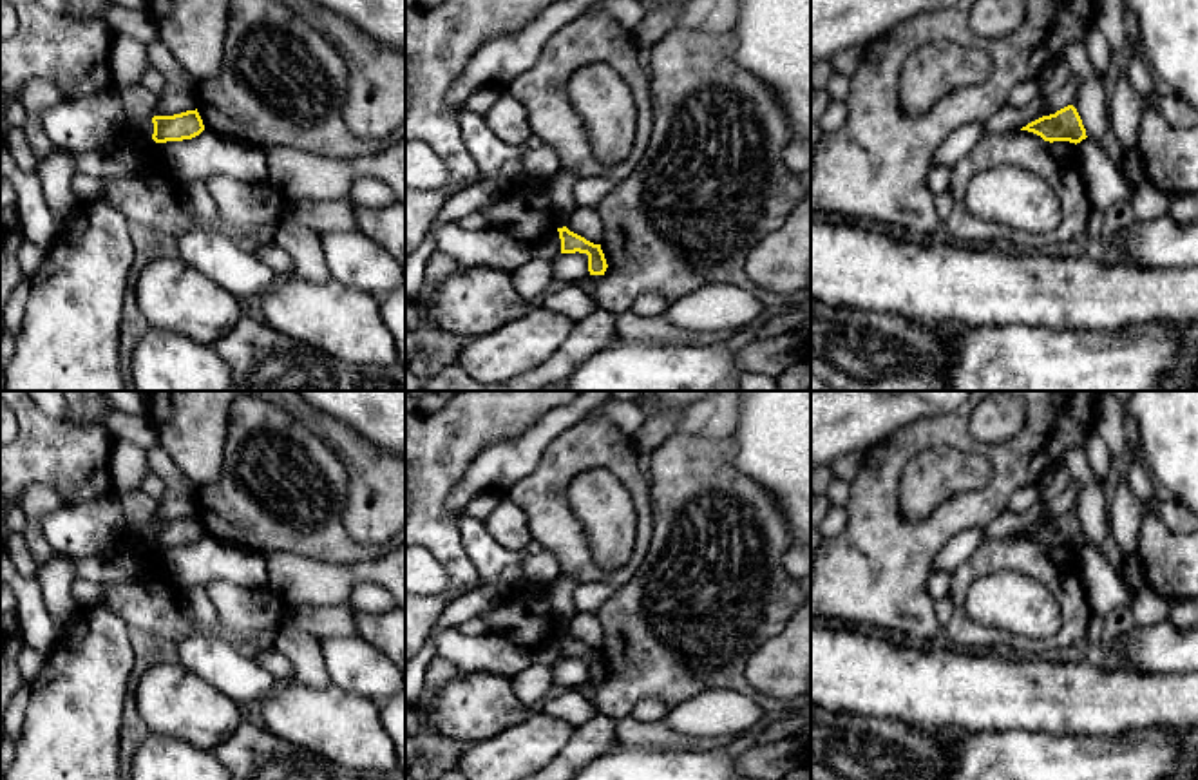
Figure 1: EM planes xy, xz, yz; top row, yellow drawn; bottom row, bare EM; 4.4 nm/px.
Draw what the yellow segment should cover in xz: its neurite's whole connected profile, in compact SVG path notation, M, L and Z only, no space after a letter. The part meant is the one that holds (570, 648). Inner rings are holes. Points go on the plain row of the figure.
M566 632L557 633L561 644L561 659L586 659L588 661L588 677L590 680L604 680L608 670L601 650L594 650L585 642L570 637Z

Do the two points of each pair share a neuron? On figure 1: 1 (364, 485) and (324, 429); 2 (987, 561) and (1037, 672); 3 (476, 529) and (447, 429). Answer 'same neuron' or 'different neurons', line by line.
1: same neuron
2: different neurons
3: different neurons

